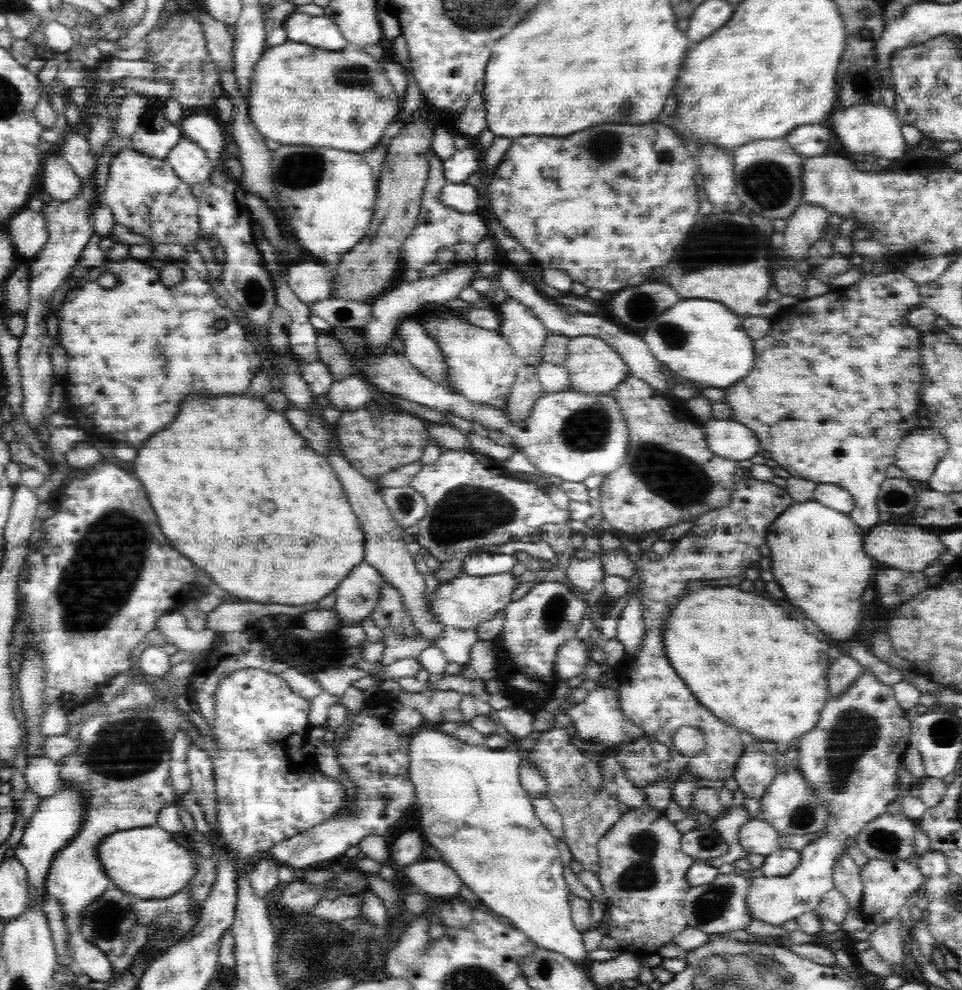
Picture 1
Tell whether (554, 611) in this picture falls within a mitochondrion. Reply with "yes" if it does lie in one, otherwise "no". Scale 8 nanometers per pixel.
yes

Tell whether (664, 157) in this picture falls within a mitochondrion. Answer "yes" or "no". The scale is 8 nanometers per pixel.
no

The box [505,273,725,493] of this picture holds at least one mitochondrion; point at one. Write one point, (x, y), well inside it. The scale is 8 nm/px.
(588, 427)

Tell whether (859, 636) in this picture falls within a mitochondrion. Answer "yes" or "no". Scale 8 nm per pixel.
no

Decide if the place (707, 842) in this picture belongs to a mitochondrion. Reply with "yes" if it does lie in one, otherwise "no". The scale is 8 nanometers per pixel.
yes

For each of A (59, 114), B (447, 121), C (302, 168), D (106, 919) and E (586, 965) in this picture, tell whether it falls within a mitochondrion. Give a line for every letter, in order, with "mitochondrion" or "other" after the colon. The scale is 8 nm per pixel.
A: other
B: other
C: mitochondrion
D: mitochondrion
E: other

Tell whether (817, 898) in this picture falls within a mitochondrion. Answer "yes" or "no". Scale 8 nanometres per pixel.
no

